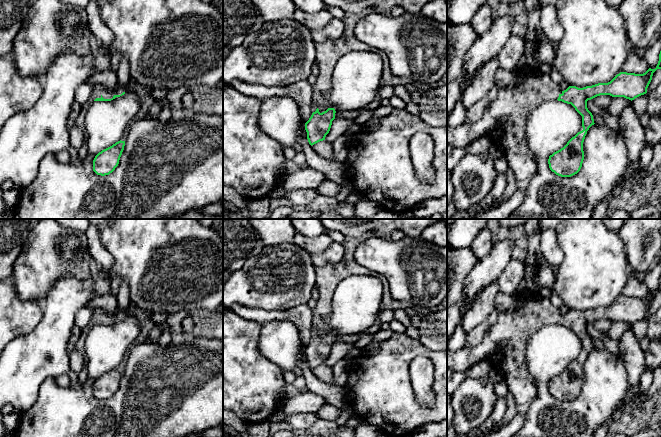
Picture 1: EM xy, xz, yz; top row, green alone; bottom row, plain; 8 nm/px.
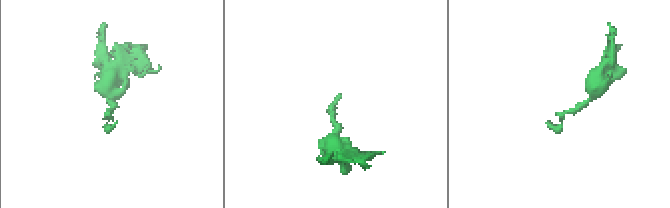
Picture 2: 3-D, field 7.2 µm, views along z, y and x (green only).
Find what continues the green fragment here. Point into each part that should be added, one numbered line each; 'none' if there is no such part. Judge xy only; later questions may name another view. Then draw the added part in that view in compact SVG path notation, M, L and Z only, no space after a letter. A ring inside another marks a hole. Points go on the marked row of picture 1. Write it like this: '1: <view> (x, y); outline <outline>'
1: xy (99, 89); outline M95 83L93 85L93 91L91 98L93 101L96 98L103 97L104 99L112 99L114 95L121 95L125 91L125 88L116 84L114 87L107 87L102 83Z

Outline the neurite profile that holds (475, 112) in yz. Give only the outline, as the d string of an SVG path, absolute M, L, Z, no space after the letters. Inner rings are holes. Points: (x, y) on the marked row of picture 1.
M493 84L487 94L467 110L464 122L471 124L480 119L485 109L497 98L498 92L498 87Z

